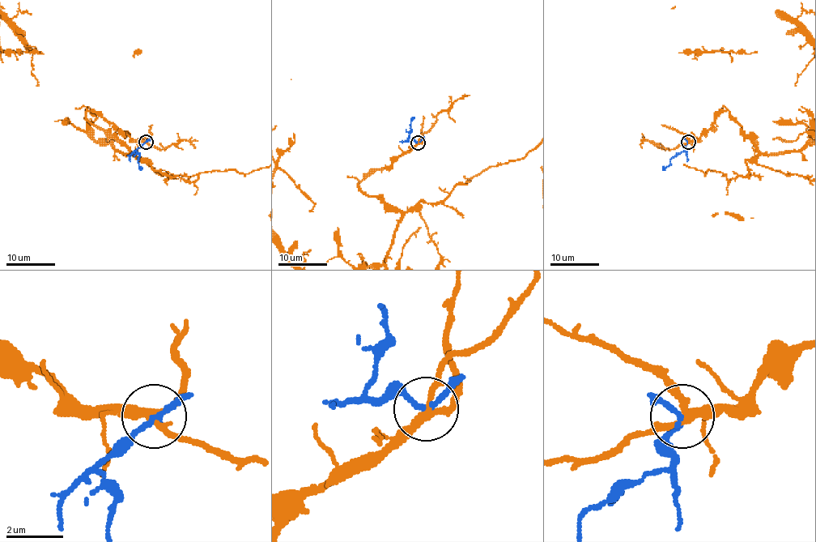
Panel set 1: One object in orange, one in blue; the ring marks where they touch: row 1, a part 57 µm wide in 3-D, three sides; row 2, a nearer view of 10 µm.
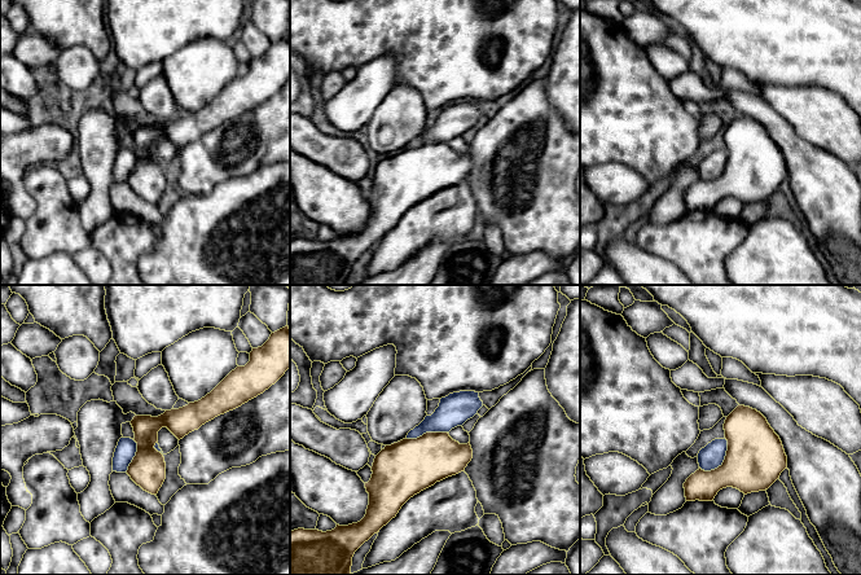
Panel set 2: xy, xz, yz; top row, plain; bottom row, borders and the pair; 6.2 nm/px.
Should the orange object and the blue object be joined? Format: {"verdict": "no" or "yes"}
{"verdict": "no"}

